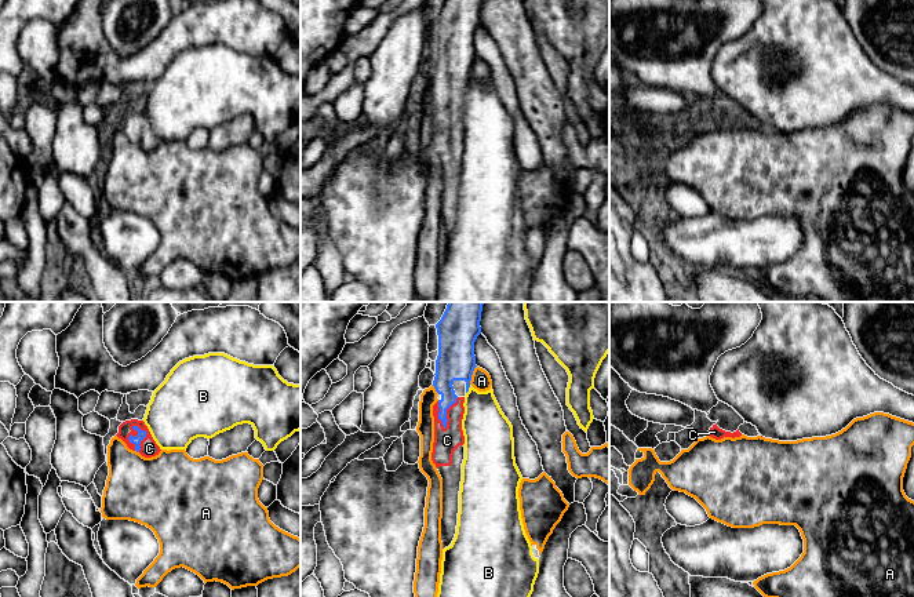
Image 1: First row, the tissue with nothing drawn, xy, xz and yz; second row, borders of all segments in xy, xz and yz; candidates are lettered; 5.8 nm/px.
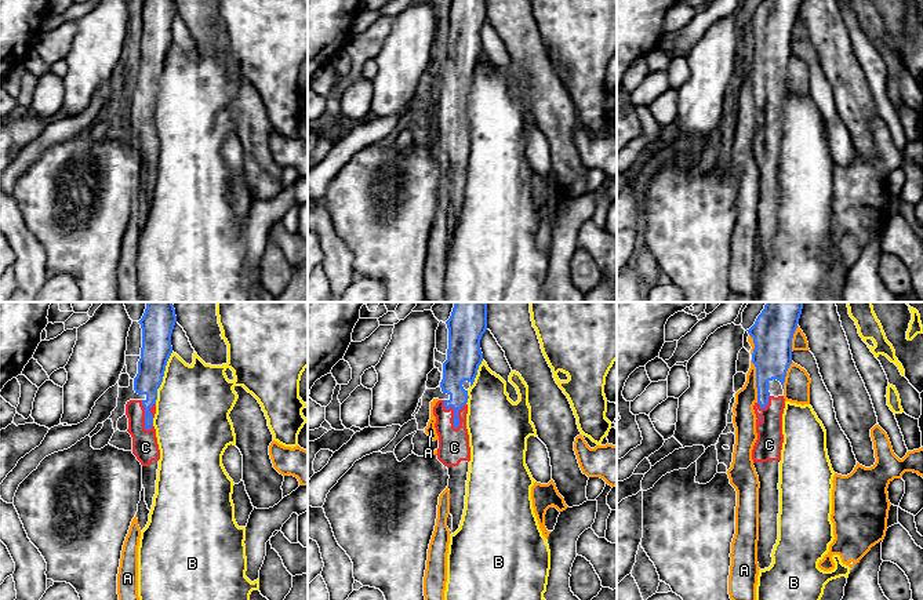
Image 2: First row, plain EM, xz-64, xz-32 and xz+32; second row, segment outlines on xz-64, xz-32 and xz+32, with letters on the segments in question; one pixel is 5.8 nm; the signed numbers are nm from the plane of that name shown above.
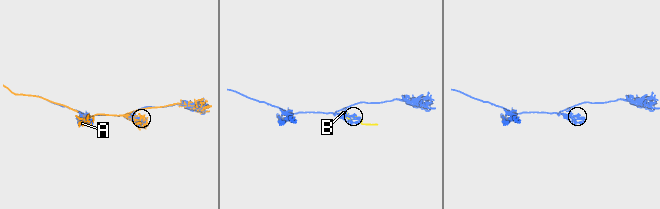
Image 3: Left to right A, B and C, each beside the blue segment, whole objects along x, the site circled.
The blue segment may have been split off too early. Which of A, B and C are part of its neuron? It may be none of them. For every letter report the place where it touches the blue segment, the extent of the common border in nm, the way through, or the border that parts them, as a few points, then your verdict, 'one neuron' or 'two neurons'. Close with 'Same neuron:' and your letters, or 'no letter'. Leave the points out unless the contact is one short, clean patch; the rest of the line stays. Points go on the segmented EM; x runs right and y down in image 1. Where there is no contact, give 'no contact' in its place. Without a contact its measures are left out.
A: meets blue in xz at (472, 374); contact 120 nm long; two neurons
B: meets blue in xz at (468, 389); contact 60 nm long; two neurons
C: meets blue in xy at (145, 436); contact 170 nm long; runs through xy (141, 434), (145, 436), (145, 444), (149, 448); one neuron
Same neuron: C

